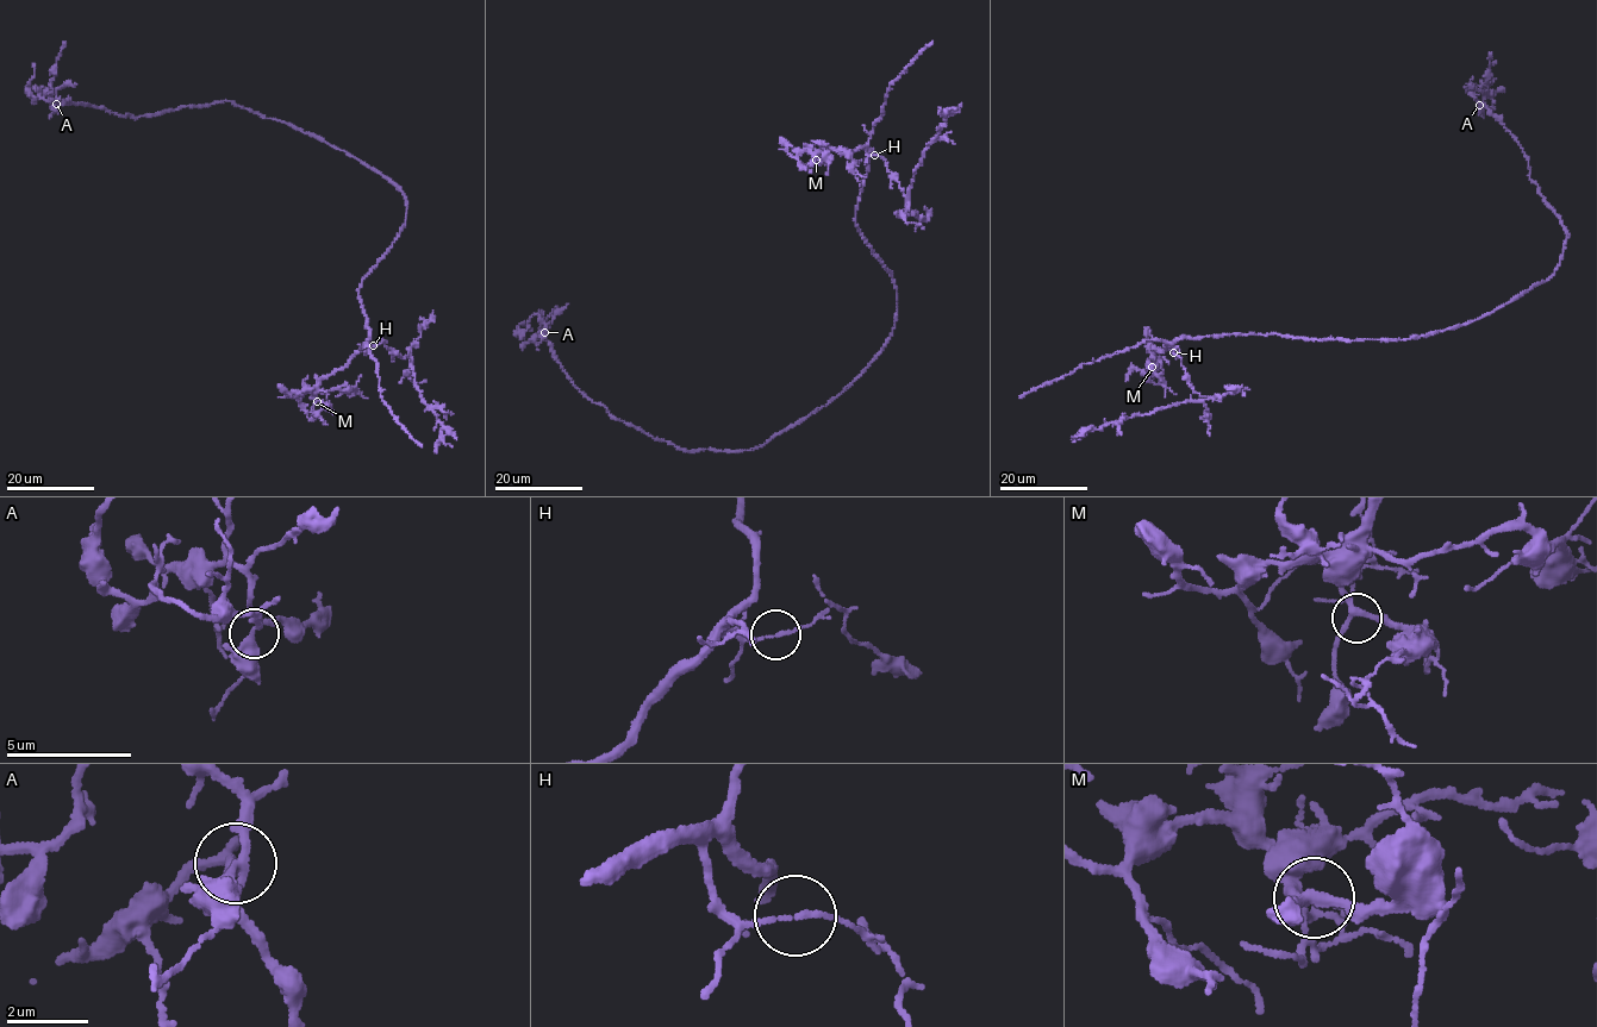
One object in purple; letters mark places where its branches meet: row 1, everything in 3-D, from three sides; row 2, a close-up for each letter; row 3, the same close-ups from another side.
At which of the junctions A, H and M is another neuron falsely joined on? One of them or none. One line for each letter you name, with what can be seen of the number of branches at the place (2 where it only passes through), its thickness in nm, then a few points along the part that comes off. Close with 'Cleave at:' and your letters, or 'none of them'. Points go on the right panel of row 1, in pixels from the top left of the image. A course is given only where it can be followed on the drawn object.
H: Branches: 2. Thickness 120 nm. Course of the part to remove: (1174, 354), (1191, 386), (1206, 400), (1183, 401), (1072, 437)
Cleave at: H

